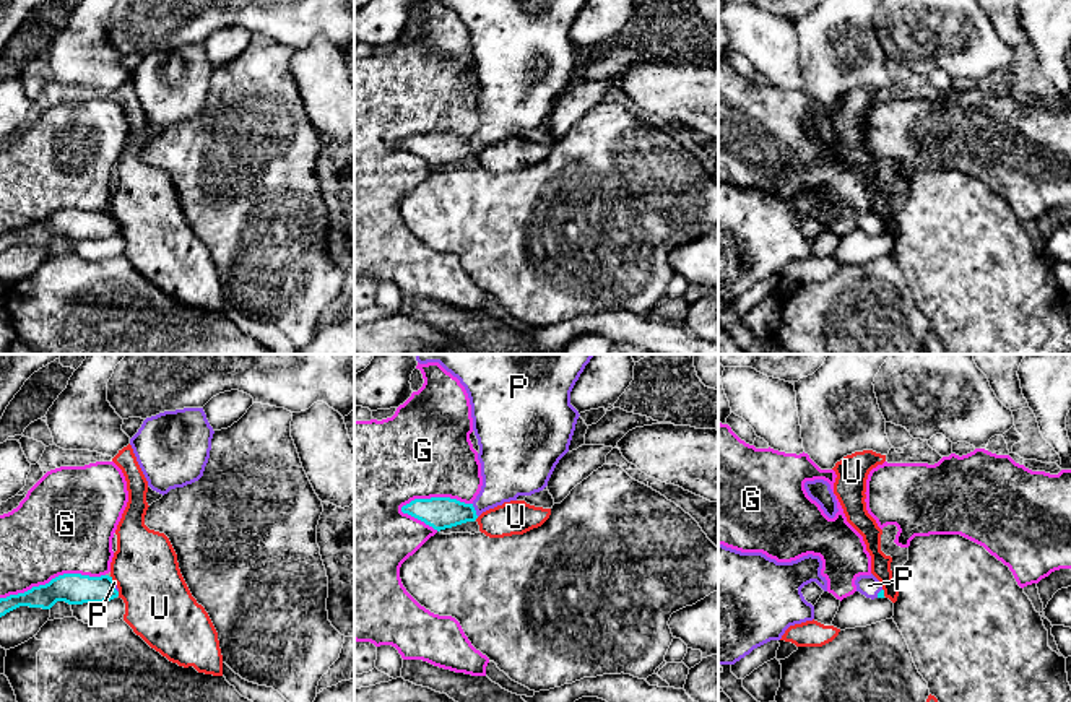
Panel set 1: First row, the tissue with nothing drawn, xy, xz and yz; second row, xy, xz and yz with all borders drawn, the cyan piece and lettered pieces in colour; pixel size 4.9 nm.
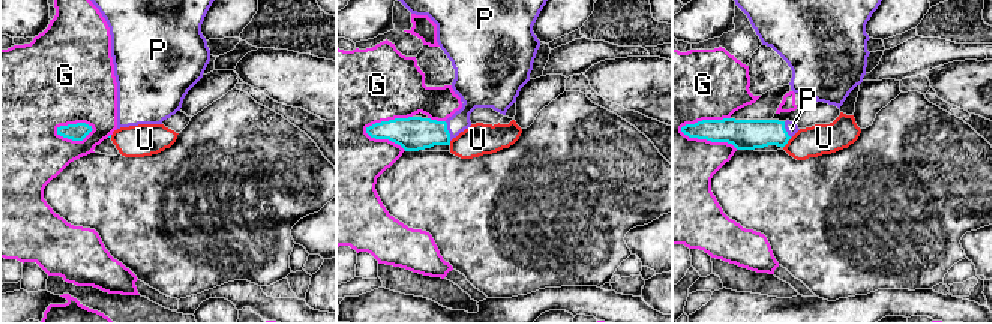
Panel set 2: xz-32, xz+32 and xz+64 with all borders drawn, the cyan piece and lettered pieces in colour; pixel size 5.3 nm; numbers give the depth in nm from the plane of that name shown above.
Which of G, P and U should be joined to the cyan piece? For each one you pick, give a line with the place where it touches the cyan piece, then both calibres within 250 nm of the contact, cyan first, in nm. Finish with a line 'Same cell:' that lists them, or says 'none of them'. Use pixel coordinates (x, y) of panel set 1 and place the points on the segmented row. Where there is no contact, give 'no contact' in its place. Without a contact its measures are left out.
P: meets cyan in xz at (475, 511); 160 nm thick on the cyan side, 260 nm on the other
Same cell: P

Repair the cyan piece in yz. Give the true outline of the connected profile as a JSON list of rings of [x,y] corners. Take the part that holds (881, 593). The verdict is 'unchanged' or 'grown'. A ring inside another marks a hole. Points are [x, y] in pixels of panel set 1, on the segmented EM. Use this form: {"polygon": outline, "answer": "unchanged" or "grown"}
{"polygon": [[[873,574],[856,577],[855,585],[856,592],[865,595],[866,598],[884,598],[882,583]]], "answer": "grown"}

